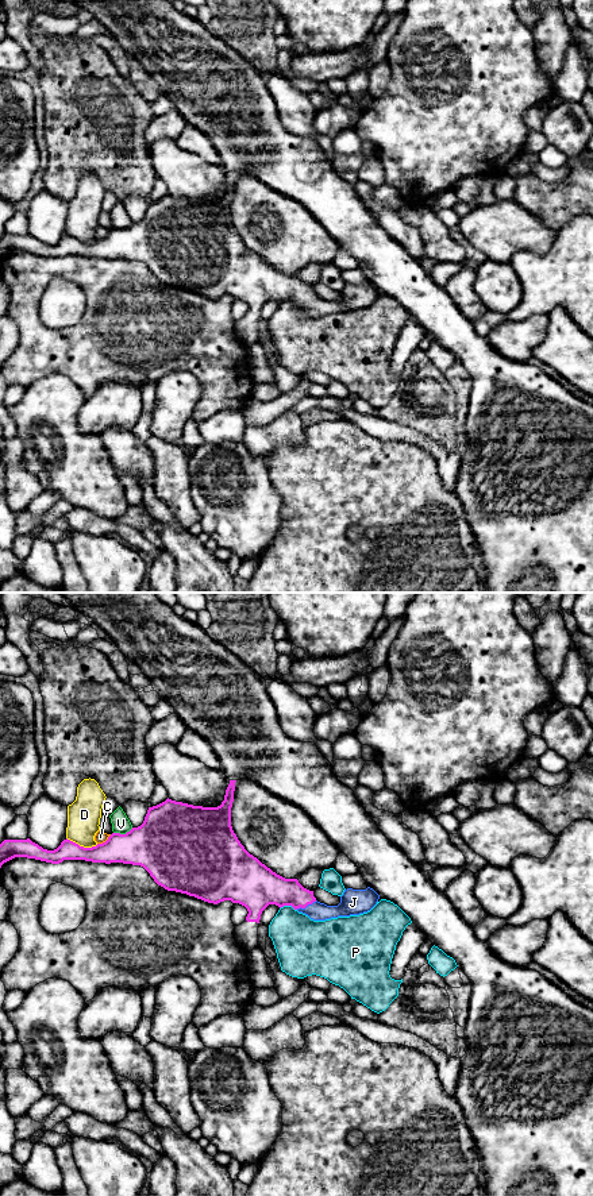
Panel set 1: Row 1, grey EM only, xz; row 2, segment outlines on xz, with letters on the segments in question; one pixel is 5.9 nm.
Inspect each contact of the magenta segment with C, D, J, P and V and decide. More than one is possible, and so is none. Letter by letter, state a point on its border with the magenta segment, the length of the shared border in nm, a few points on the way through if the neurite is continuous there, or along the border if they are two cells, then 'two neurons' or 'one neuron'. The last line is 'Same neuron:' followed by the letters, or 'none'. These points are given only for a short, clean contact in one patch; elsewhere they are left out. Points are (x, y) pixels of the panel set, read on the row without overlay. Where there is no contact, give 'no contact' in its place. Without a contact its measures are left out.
C: xz (106, 236) | 110 nm | two neurons
D: xz (83, 242) | 200 nm | two neurons
J: xz (305, 301) | 140 nm | across xz (268, 284), (292, 288), (305, 301), (318, 307) | one neuron
P: xz (288, 300) | 110 nm | two neurons
V: xz (123, 230) | 120 nm | two neurons
Same neuron: J

